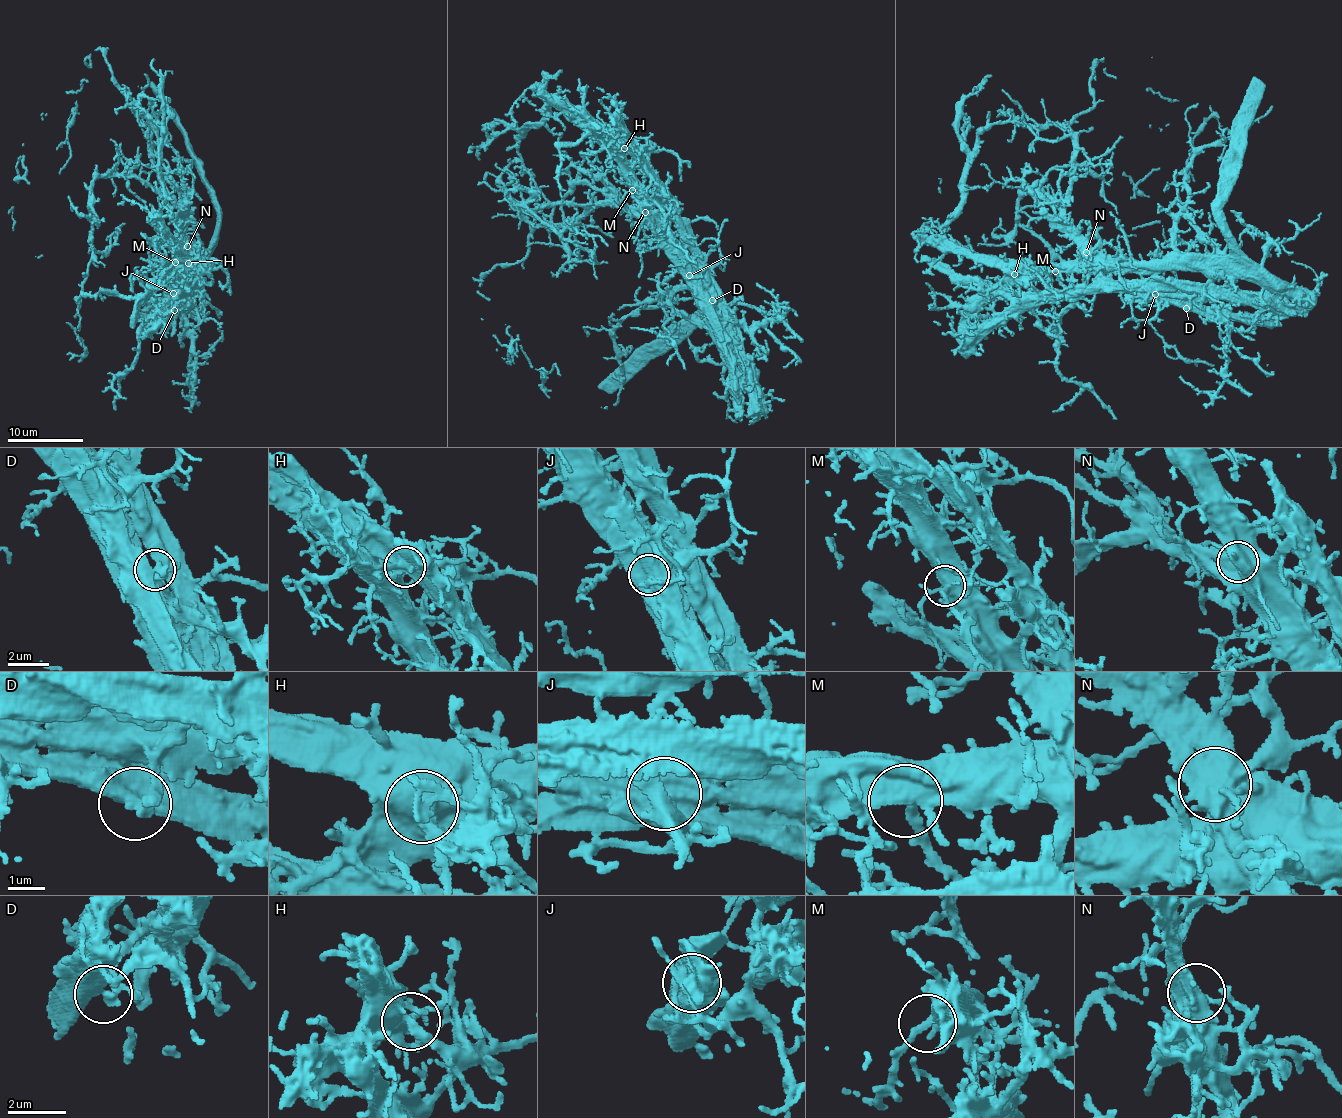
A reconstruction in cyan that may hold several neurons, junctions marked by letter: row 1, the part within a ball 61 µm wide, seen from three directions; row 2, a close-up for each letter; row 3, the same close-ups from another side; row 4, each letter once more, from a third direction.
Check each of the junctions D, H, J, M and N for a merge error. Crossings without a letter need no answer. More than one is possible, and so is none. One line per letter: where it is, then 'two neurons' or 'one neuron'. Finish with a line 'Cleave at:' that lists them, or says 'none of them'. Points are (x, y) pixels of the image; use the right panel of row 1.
D: (1186, 308) | two neurons
H: (1014, 274) | one neuron
J: (1155, 294) | two neurons
M: (1055, 271) | one neuron
N: (1086, 252) | two neurons
Cleave at: D, J, N

